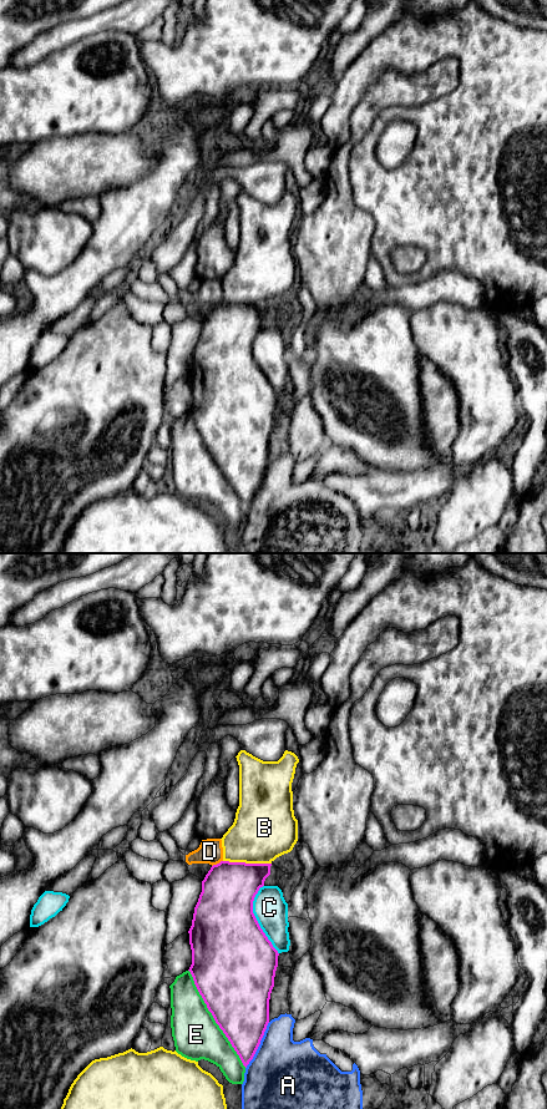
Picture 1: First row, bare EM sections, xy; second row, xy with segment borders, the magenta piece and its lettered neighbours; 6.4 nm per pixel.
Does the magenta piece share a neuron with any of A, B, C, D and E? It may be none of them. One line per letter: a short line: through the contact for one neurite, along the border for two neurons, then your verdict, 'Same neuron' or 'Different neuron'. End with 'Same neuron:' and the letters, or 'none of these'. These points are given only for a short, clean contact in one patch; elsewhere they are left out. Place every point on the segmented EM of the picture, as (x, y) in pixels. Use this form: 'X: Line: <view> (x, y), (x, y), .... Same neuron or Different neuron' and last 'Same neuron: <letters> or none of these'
A: Different neuron
B: Line: xy (223, 860), (271, 864). Different neuron
C: Different neuron
D: Line: xy (222, 860), (212, 866). Different neuron
E: Different neuron
Same neuron: none of these

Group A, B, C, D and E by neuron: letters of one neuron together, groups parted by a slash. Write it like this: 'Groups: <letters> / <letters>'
Groups: A / B / C / D / E

